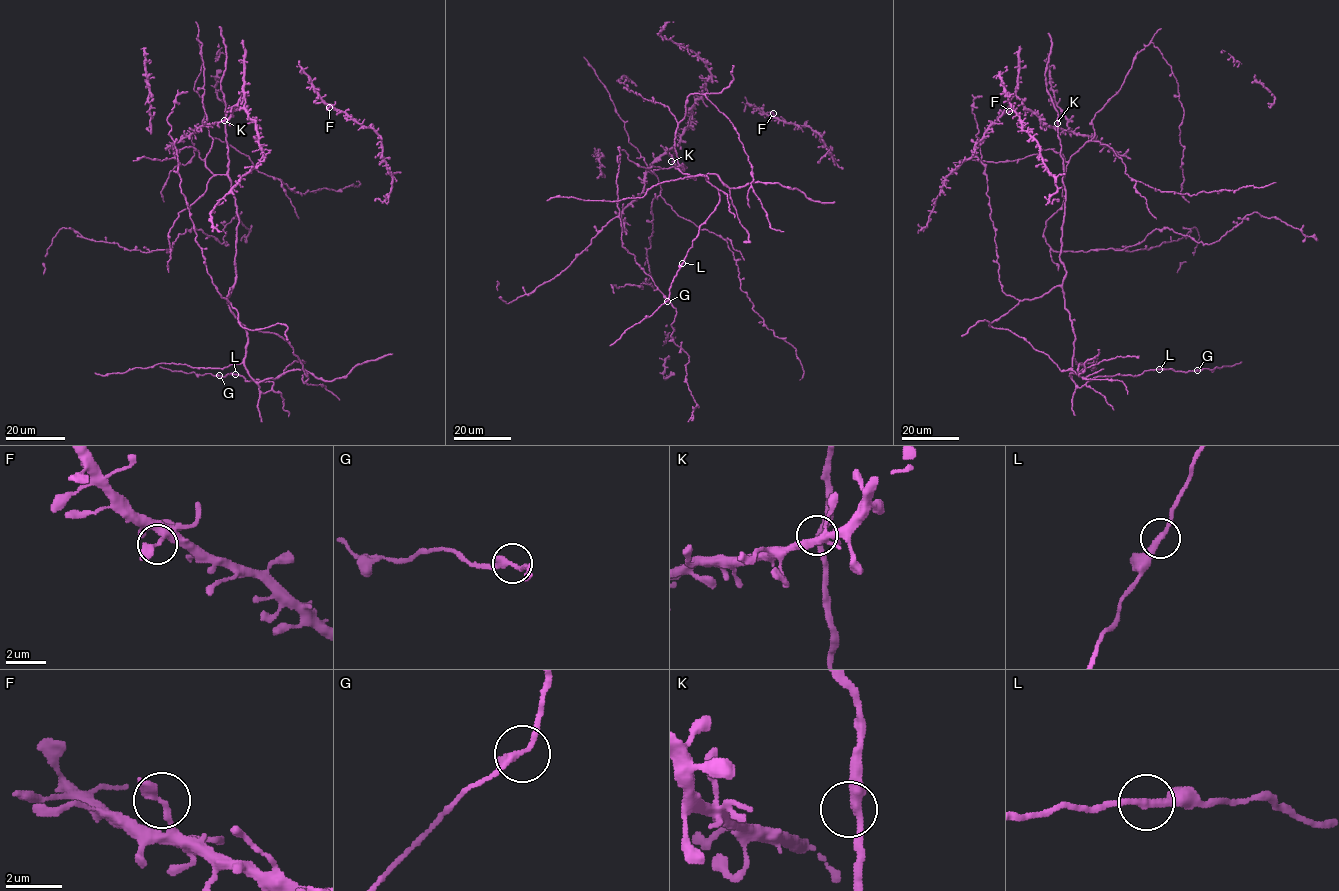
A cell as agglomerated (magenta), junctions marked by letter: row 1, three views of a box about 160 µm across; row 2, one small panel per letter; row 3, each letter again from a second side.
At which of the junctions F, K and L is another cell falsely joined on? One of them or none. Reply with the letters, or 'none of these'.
none of these

